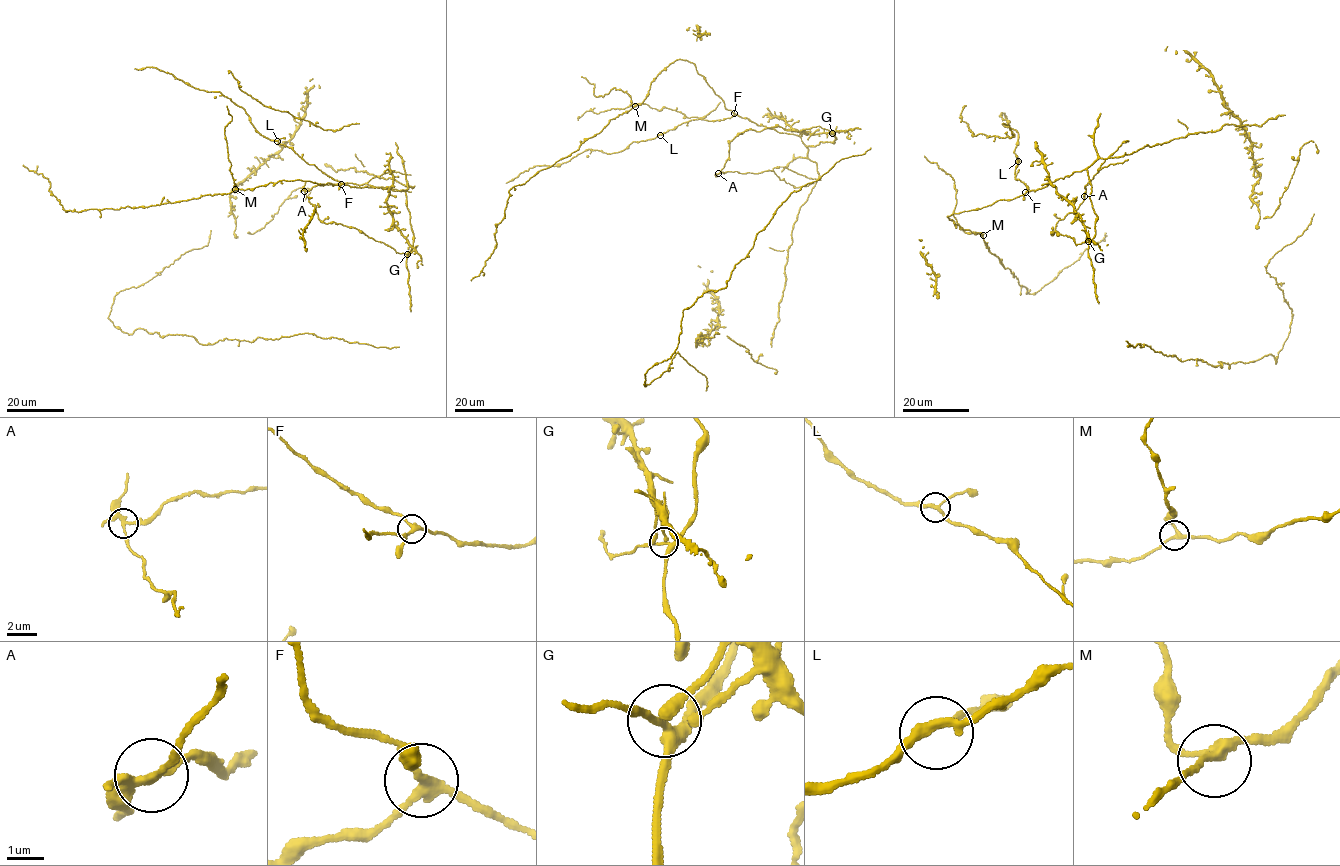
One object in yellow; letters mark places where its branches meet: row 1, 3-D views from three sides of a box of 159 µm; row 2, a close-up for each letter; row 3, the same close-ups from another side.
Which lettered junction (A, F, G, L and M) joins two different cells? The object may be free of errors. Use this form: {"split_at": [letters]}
{"split_at": ["A"]}

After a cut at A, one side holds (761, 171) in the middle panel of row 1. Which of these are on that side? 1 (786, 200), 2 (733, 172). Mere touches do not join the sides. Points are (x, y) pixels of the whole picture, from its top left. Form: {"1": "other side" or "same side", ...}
{"1": "other side", "2": "same side"}

